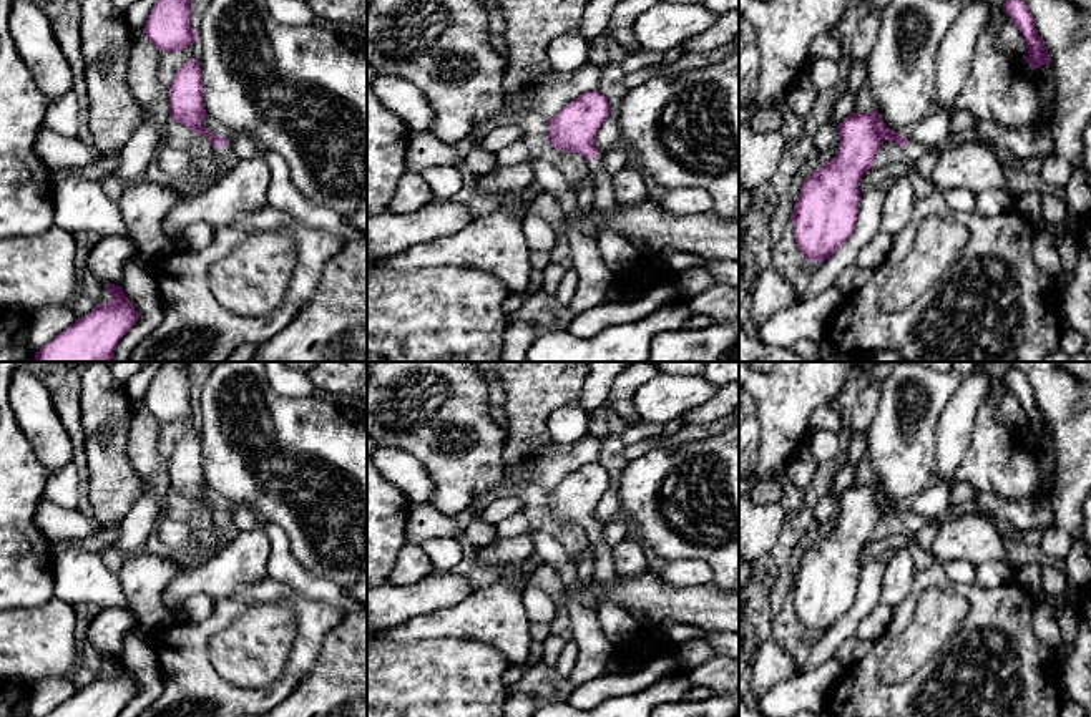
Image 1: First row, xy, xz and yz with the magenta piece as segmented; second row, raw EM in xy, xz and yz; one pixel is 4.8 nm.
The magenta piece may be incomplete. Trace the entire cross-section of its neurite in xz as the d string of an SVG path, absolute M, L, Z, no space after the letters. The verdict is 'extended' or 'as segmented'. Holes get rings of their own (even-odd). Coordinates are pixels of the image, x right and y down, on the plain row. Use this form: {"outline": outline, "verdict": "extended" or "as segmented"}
{"outline": "M598 461L586 463L550 490L548 511L556 521L583 526L590 543L598 548L594 578L604 588L598 622L606 641L618 647L636 636L639 622L623 606L611 601L611 583L616 578L613 548L604 543L603 528L594 519L594 508L608 488L608 471Z", "verdict": "extended"}

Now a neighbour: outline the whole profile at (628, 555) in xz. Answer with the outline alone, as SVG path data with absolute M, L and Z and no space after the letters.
M633 533L628 534L611 549L616 574L621 578L634 578L648 569L646 554L641 539Z

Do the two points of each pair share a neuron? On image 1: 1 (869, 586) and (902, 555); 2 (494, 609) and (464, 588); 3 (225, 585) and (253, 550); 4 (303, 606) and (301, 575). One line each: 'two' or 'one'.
1: two
2: two
3: one
4: two

